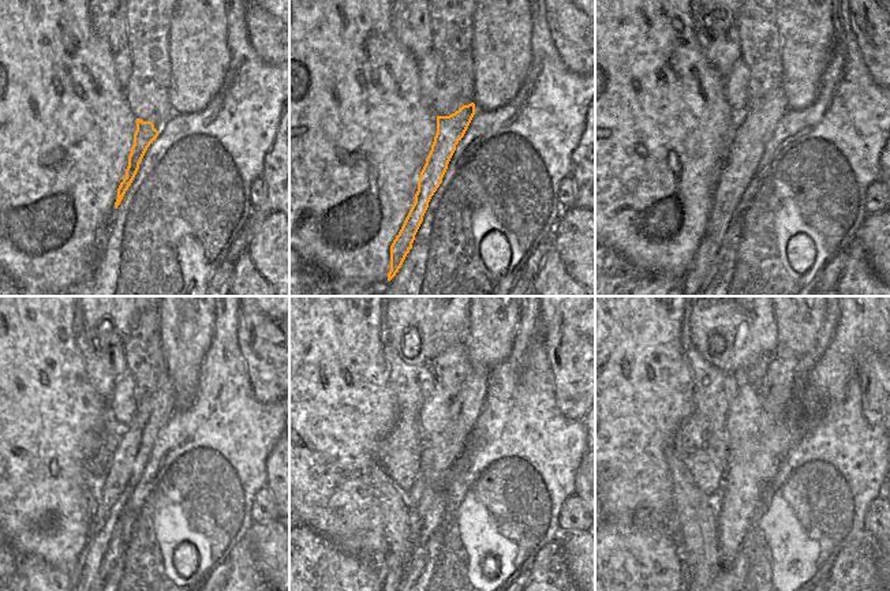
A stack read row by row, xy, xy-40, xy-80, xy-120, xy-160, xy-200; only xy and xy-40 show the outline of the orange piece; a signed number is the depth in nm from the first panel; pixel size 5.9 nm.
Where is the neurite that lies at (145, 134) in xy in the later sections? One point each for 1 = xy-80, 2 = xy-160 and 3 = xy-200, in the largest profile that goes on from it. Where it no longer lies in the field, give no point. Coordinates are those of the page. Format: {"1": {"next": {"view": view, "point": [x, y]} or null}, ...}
{"1": {"next": {"view": "xy-80", "point": [752, 127]}}, "2": {"next": {"view": "xy-160", "point": [440, 452]}}, "3": {"next": {"view": "xy-200", "point": [776, 391]}}}

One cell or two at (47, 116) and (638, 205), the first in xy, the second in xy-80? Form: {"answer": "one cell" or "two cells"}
{"answer": "one cell"}

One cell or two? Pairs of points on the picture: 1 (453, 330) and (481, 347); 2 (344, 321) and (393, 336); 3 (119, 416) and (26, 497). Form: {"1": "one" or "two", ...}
{"1": "two", "2": "two", "3": "two"}

